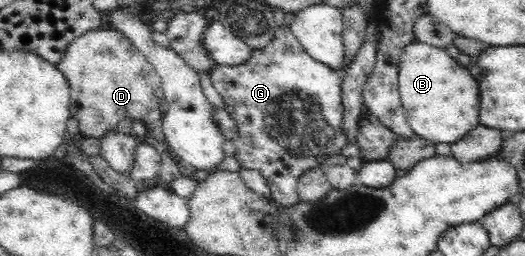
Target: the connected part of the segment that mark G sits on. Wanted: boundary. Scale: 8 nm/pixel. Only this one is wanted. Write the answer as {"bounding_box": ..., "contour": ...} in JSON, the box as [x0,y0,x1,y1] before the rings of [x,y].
{"bounding_box":[210,26,348,207],"contour":[[[289,26],[275,32],[272,41],[264,49],[255,50],[249,60],[236,66],[218,66],[210,73],[210,81],[221,96],[222,108],[235,123],[235,160],[243,169],[258,171],[269,187],[270,198],[289,207],[298,201],[299,178],[307,171],[324,169],[331,165],[334,155],[341,155],[348,145],[347,132],[343,130],[345,108],[342,102],[341,71],[315,61],[293,36]]]}

